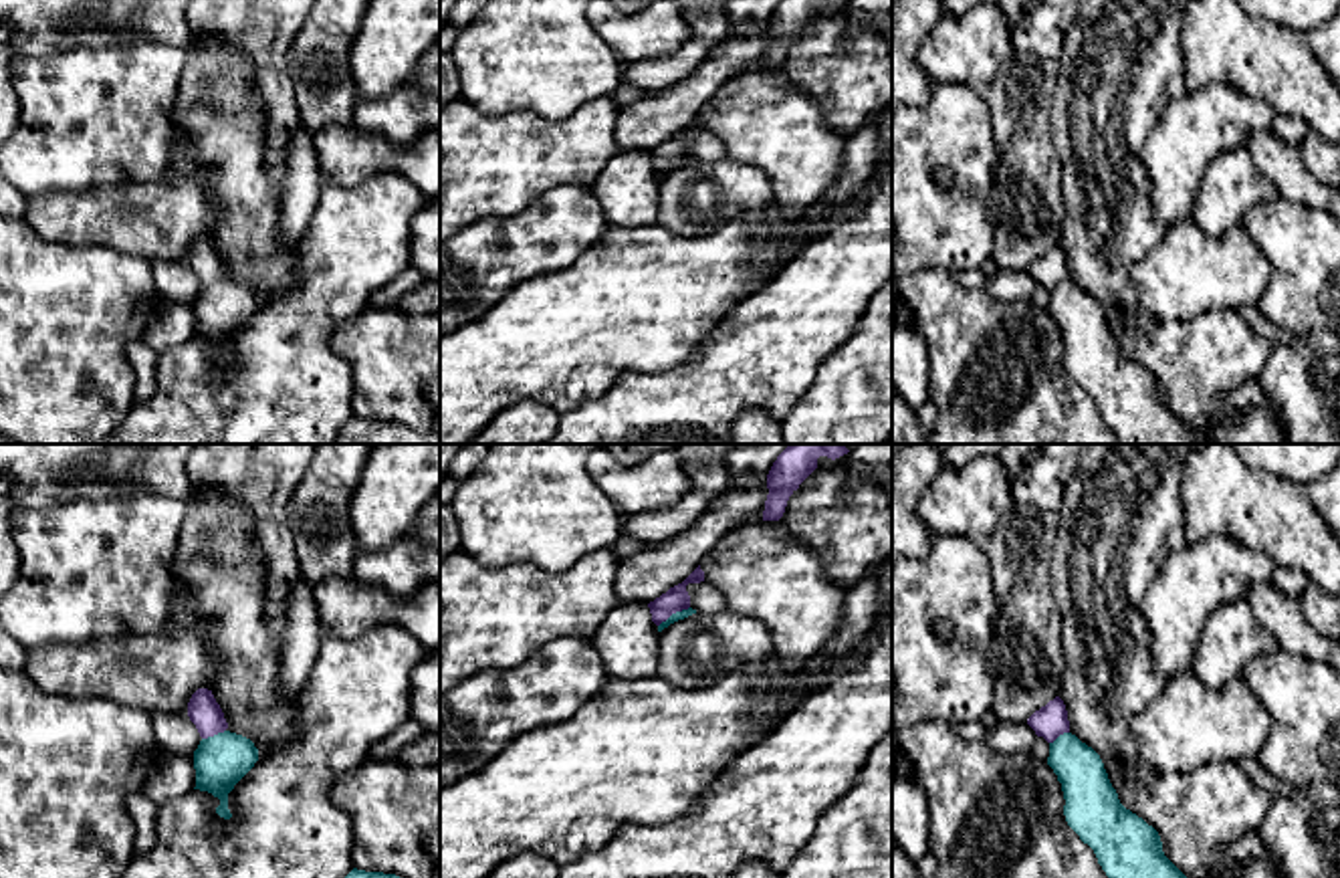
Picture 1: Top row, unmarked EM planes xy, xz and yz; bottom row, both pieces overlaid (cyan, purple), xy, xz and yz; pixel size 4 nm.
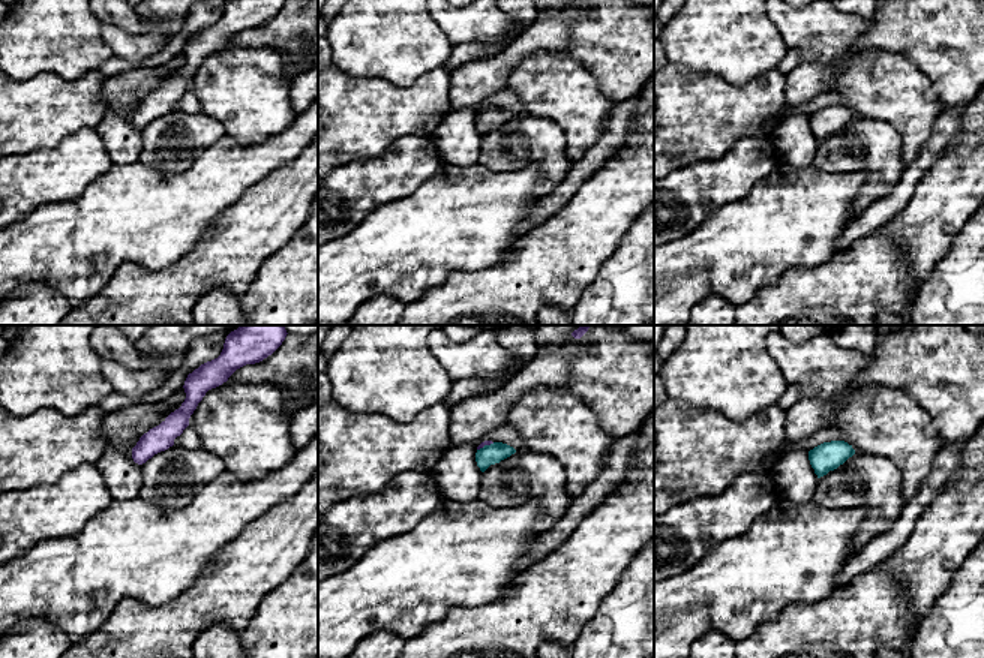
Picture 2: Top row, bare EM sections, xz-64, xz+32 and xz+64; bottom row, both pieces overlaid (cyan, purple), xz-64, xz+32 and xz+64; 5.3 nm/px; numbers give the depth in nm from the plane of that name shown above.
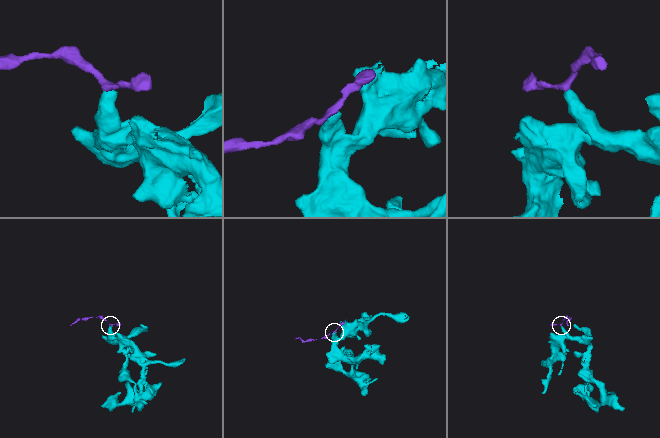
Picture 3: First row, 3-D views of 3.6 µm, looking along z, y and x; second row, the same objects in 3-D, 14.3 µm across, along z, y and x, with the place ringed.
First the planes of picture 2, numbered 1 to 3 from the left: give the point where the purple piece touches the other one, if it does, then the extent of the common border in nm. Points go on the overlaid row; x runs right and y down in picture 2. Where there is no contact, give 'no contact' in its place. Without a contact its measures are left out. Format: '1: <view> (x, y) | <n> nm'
1: no contact
2: xz+32 (485, 445) | 100 nm
3: no contact

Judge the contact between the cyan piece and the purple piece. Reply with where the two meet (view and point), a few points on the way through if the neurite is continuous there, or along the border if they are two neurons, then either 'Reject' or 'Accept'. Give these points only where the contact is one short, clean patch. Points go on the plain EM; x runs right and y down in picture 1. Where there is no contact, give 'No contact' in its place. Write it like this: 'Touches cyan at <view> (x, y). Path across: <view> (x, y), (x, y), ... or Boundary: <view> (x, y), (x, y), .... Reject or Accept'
Touches cyan at xz (673, 162). Boundary: xz (689, 154), (673, 160), (658, 174). Reject

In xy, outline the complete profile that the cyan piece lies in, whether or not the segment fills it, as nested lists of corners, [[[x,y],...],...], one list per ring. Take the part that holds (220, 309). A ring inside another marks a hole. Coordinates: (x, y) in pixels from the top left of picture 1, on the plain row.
[[[224,279],[202,287],[194,299],[196,335],[220,347],[216,361],[230,367],[228,341],[254,315],[258,297],[242,283]]]

